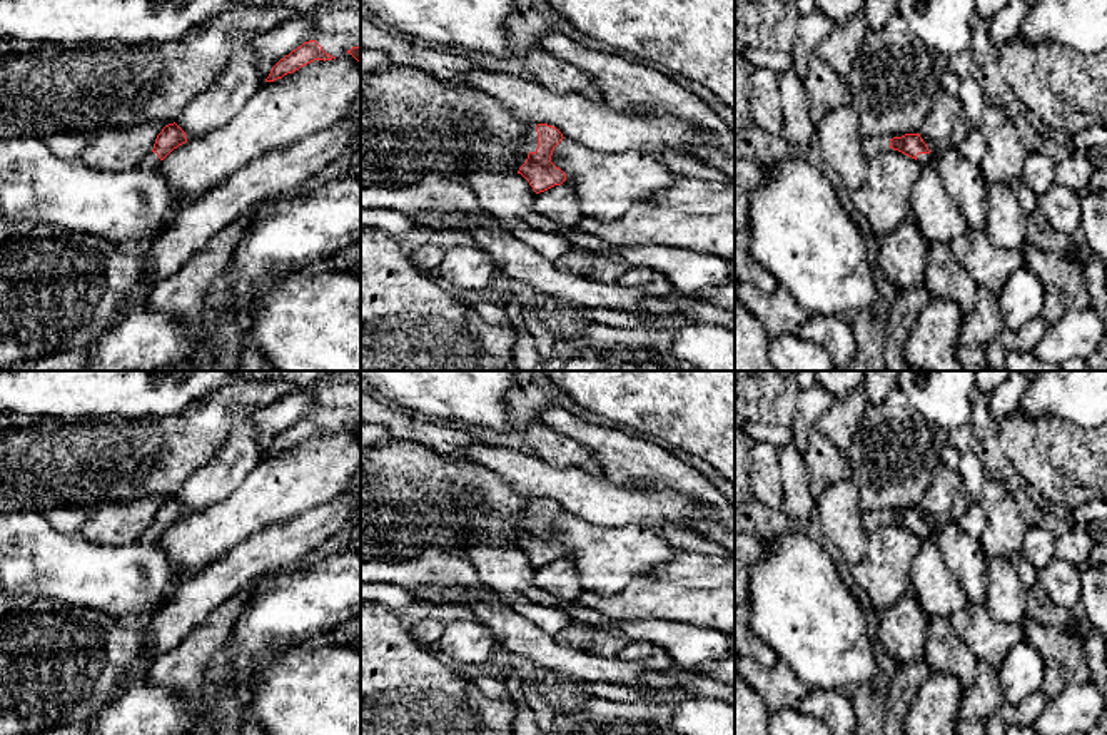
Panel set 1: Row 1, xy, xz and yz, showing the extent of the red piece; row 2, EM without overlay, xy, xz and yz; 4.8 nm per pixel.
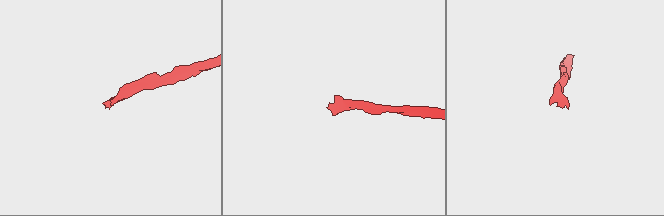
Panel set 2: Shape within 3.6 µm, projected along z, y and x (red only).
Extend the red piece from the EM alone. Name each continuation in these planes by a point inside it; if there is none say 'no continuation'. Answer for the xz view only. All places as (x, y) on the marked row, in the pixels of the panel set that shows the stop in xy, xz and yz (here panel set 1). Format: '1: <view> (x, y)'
1: xz (530, 141)

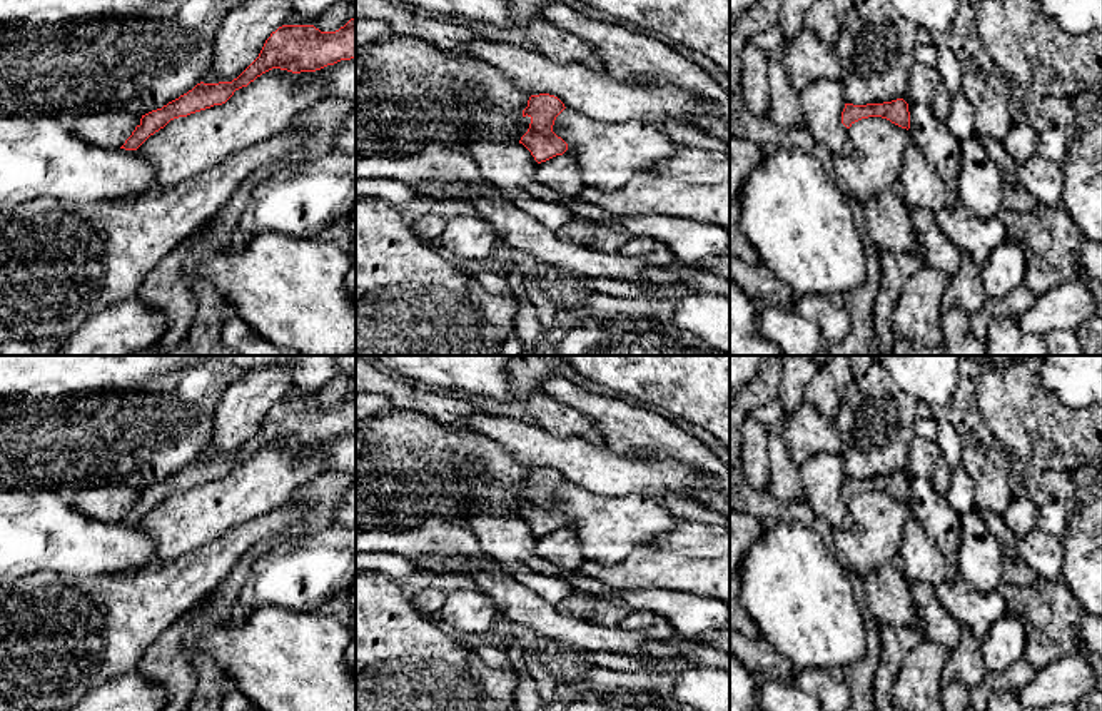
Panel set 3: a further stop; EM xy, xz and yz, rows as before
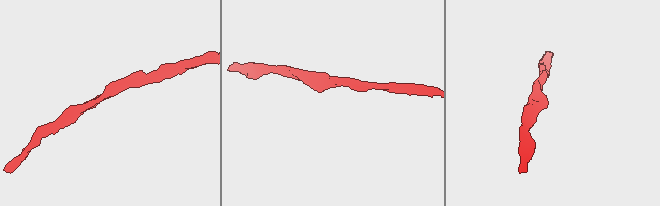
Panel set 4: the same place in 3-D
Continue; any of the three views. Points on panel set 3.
no continuation

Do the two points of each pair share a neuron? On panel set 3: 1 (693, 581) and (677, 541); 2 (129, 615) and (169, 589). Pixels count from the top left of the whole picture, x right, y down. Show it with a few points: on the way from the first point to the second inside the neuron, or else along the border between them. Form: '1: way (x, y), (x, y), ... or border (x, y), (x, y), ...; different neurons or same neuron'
1: border (652, 543), (690, 558), (712, 558); different neurons
2: way (139, 606), (159, 595); same neuron

